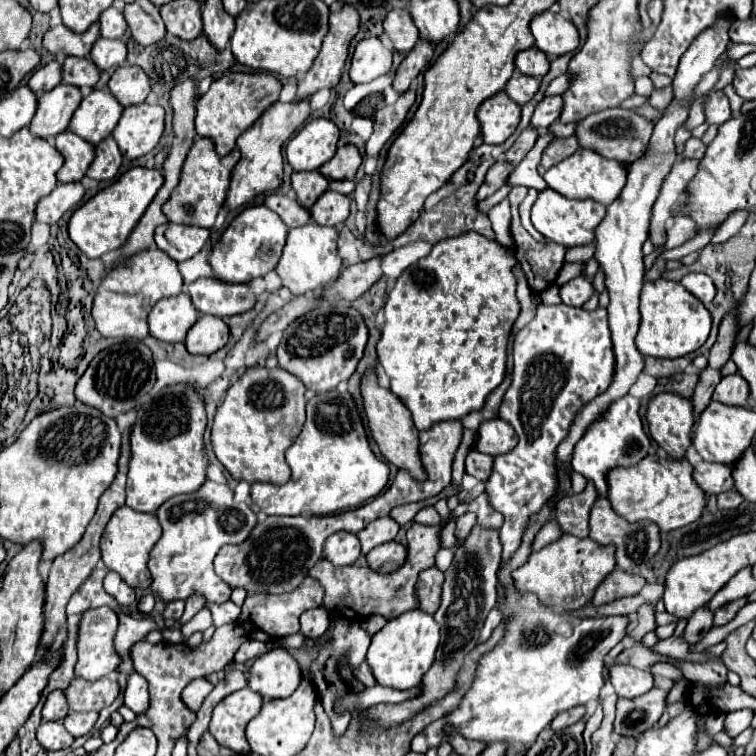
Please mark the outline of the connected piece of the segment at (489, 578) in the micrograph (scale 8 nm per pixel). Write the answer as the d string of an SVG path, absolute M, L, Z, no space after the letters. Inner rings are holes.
M474 525L470 535L464 539L464 545L456 547L452 565L444 571L444 583L442 583L442 603L440 609L436 611L434 619L440 625L440 647L436 651L436 661L434 667L424 675L422 681L422 695L398 705L374 705L368 709L366 723L372 725L382 725L382 727L392 727L394 723L402 723L402 719L410 719L414 711L422 711L426 703L434 703L434 699L442 699L442 695L450 693L456 683L456 673L458 667L462 667L462 659L474 649L480 629L486 621L486 615L492 611L496 605L496 571L500 565L500 555L502 555L502 543L498 537L498 529L488 529Z

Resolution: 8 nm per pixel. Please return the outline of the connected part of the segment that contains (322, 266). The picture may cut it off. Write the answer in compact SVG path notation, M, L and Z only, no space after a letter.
M308 223L300 229L290 229L284 253L276 265L276 273L282 279L282 287L286 287L294 297L298 297L308 291L320 291L328 283L332 283L340 273L336 239L336 227L318 227L316 223Z

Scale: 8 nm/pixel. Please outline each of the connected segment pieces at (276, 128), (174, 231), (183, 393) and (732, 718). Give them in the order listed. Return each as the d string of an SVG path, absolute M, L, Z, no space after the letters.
M308 99L302 103L280 103L278 101L248 131L244 131L244 135L236 141L236 147L240 149L242 157L236 163L236 167L232 169L230 187L228 187L226 201L224 201L226 209L232 211L236 207L242 207L244 203L252 201L260 193L272 193L274 189L280 187L282 167L284 167L282 145L294 135L296 129L300 129L304 125L308 115L310 115L310 101Z
M172 222L162 223L154 231L154 241L157 247L178 263L194 257L206 245L208 237L210 237L208 229Z
M188 383L164 387L156 397L138 409L132 427L132 459L128 471L126 505L134 511L156 513L156 509L174 495L194 493L206 481L204 431L206 411L196 391Z
M746 709L736 711L736 713L728 713L726 719L724 719L724 731L726 731L726 735L732 737L732 739L736 739L746 727L750 727L750 719L752 719L752 715Z

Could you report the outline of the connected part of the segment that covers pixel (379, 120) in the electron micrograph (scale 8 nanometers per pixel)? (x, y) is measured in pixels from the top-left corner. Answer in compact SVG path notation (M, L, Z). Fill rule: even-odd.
M408 89L406 93L402 93L402 95L398 97L398 101L396 101L394 105L382 107L382 109L376 113L374 133L372 133L372 137L368 139L368 143L366 143L366 155L370 155L370 157L376 157L376 155L378 155L380 147L382 147L382 145L398 131L398 127L404 123L408 109L414 105L414 99L416 99L414 89Z

